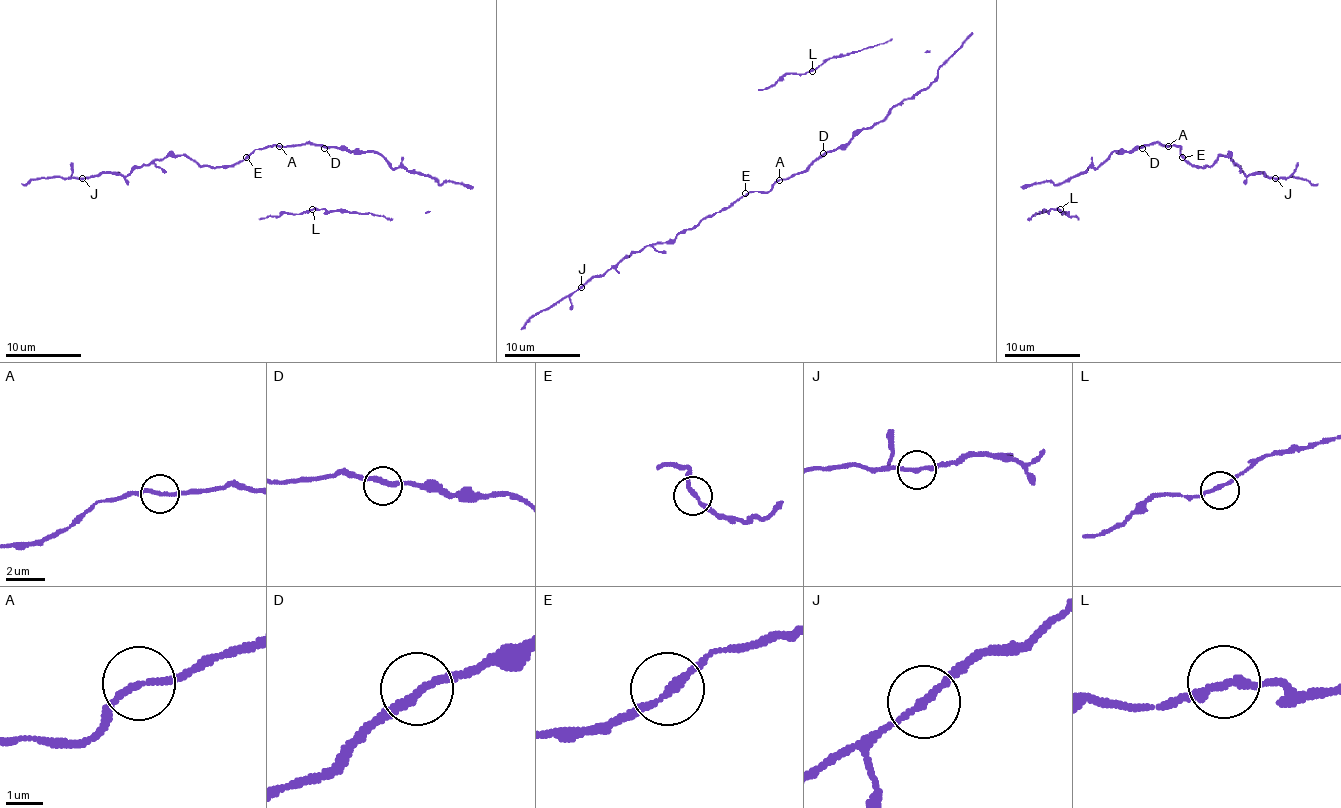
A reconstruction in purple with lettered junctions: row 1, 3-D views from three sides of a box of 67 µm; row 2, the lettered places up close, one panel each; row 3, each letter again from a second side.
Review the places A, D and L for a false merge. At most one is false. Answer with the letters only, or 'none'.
A

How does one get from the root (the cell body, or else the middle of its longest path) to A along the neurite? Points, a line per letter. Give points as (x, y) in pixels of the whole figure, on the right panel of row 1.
A: (1142, 146), (1157, 142), (1169, 146)

